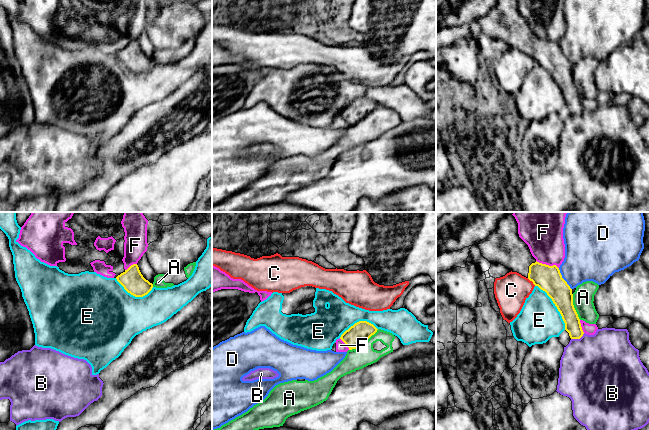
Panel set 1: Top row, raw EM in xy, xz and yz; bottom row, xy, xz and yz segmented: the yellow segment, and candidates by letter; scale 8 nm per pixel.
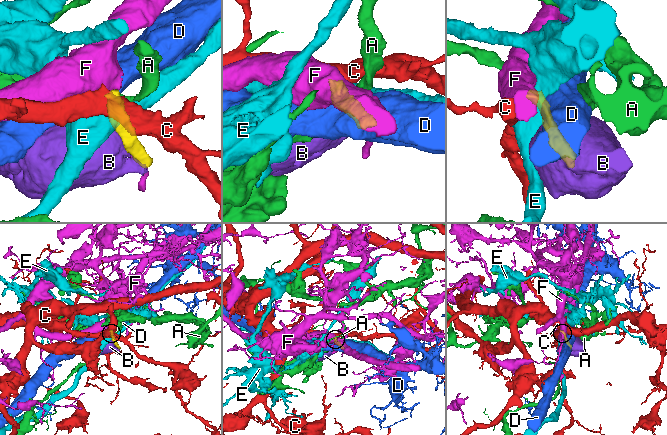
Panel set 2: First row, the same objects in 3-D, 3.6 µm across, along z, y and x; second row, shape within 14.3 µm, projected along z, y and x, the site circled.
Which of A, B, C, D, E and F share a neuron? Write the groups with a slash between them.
A / B / C / D / E / F

